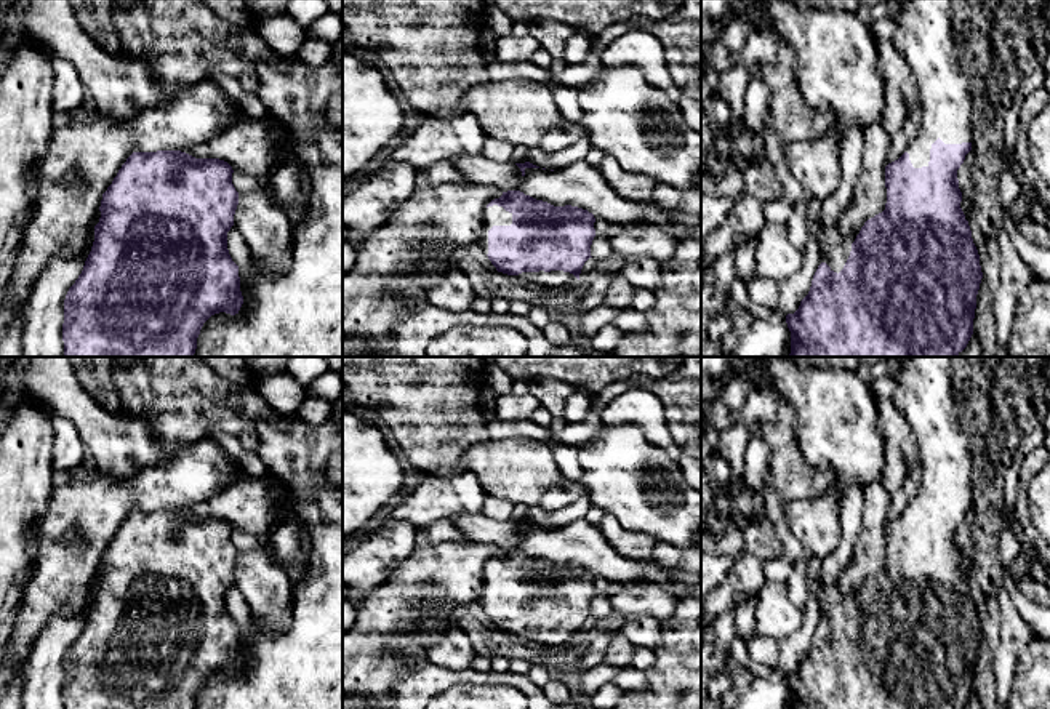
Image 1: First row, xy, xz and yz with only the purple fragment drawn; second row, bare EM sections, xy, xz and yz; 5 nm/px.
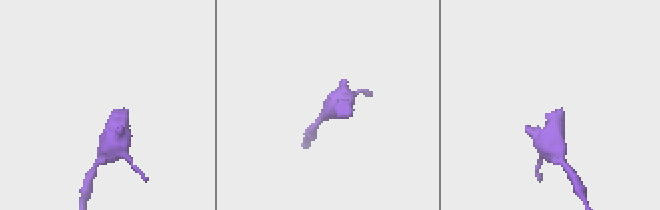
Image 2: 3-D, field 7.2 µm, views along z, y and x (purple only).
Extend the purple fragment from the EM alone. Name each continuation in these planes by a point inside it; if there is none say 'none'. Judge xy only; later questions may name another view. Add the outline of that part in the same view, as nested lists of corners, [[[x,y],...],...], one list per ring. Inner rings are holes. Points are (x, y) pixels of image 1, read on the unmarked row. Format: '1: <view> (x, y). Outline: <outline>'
none

